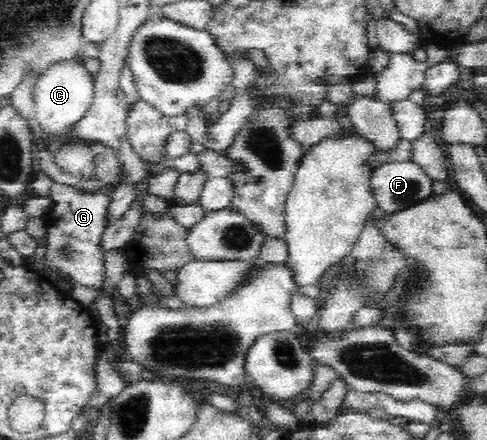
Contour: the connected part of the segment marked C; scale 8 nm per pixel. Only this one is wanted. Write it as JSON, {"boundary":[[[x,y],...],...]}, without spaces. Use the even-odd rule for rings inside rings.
{"boundary":[[[81,58],[67,59],[67,61],[57,61],[49,65],[45,71],[38,74],[33,89],[34,99],[34,120],[41,126],[41,134],[51,139],[55,136],[67,134],[90,109],[94,101],[94,77],[87,71]]]}

